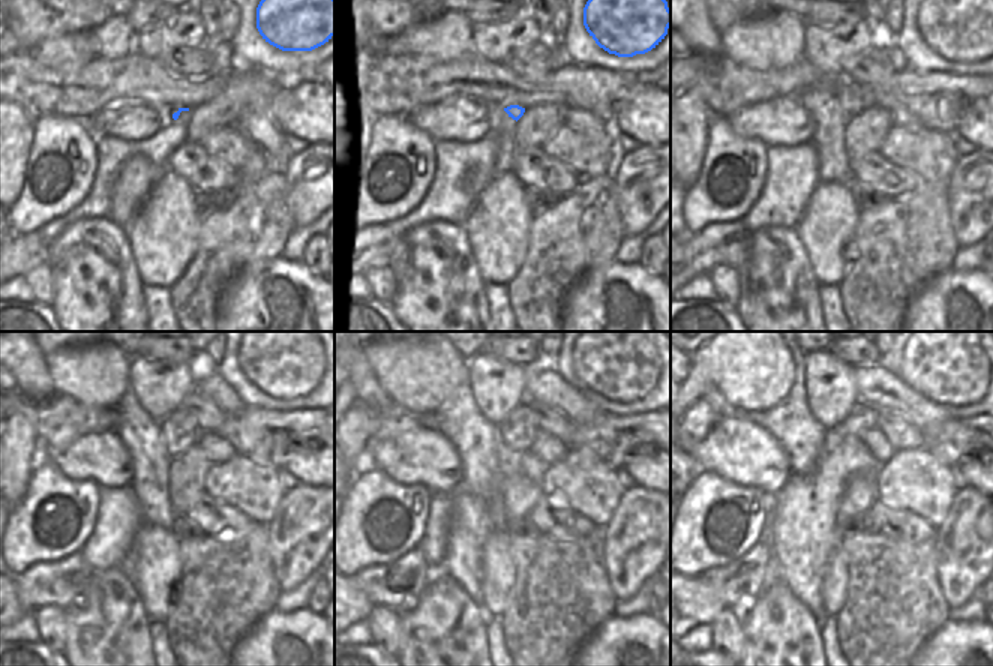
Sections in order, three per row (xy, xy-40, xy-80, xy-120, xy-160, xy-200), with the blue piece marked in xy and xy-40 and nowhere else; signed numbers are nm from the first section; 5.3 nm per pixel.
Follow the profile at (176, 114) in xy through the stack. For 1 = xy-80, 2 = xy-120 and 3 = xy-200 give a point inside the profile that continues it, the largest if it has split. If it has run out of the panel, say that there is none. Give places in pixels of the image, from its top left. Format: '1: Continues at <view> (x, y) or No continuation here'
1: Continues at xy-80 (849, 96)
2: Continues at xy-120 (180, 429)
3: Continues at xy-200 (863, 416).

